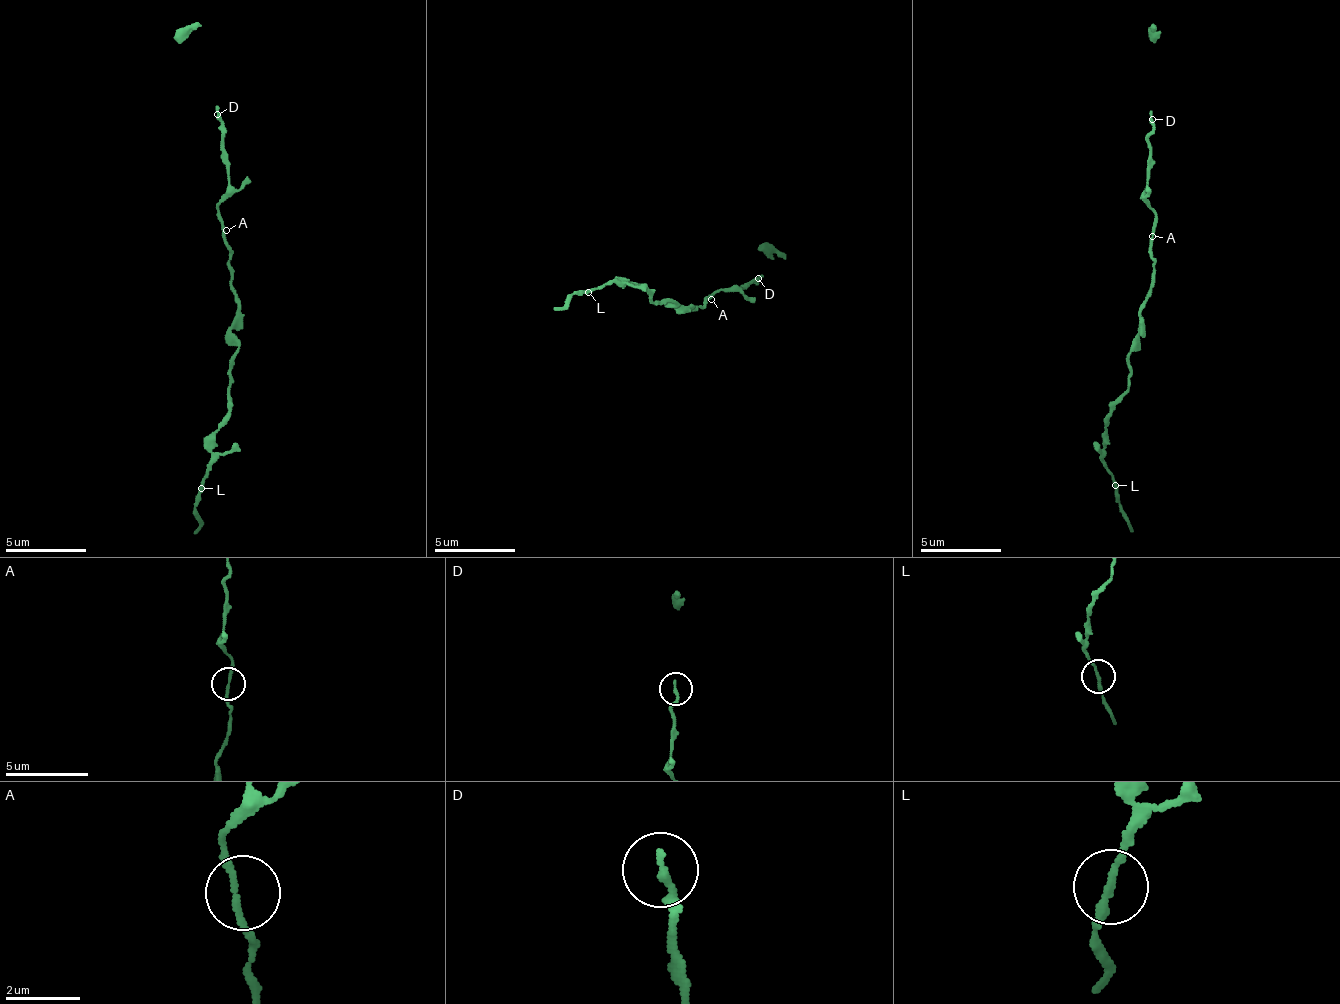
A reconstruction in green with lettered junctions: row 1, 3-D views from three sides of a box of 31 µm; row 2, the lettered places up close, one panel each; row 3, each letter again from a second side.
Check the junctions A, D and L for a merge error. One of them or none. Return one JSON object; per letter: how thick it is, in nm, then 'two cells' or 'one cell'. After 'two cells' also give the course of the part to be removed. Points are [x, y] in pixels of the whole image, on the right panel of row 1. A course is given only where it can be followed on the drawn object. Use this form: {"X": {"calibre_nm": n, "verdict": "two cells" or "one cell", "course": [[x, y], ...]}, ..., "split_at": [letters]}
{"A": {"calibre_nm": 160, "verdict": "one cell"}, "D": {"calibre_nm": 200, "verdict": "one cell"}, "L": {"calibre_nm": 170, "verdict": "one cell"}, "split_at": []}

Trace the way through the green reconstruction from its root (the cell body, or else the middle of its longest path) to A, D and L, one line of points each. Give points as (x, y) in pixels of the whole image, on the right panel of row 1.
A: (1153, 285), (1152, 236)
D: (1153, 285), (1152, 236), (1155, 211), (1150, 208), (1146, 197), (1148, 132), (1153, 128), (1152, 119)
L: (1153, 285), (1142, 306), (1141, 338), (1130, 357), (1126, 393), (1108, 419), (1105, 465), (1114, 484)

